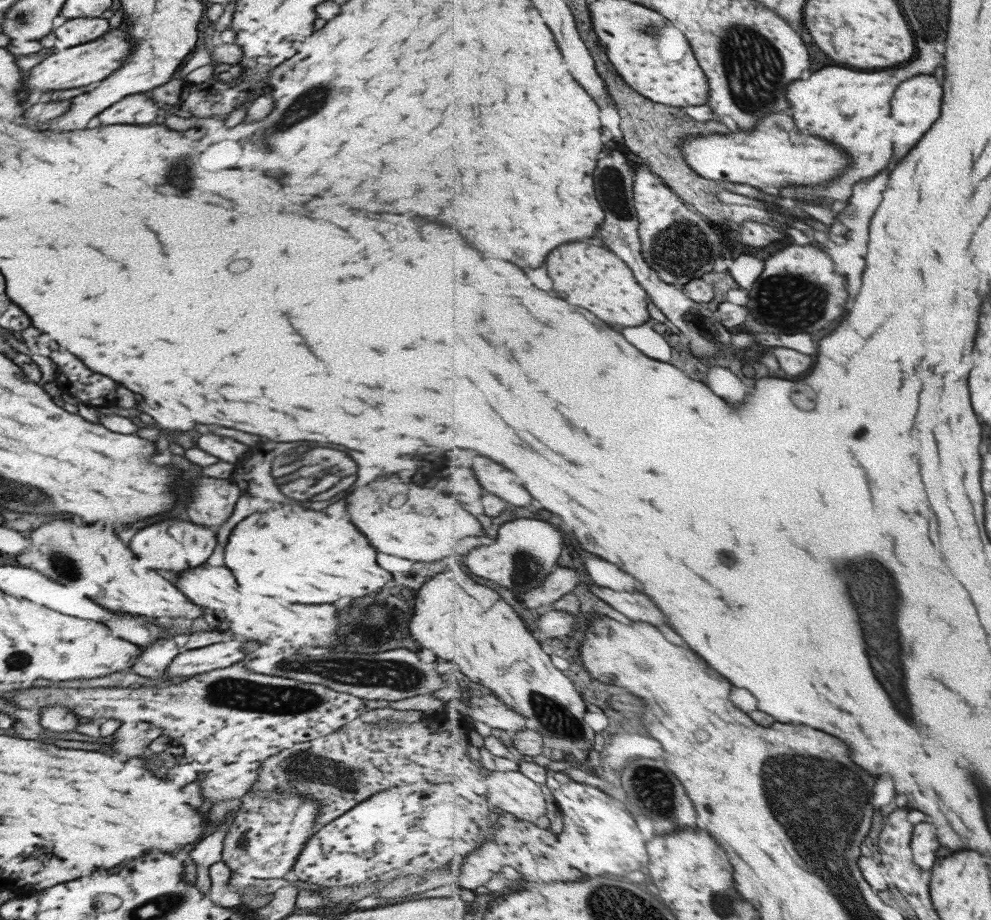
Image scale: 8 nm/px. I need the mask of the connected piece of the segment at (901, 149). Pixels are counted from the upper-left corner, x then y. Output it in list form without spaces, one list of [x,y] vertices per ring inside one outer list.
[[[930,74],[913,76],[897,86],[897,94],[891,100],[891,116],[899,122],[895,130],[895,156],[893,162],[889,162],[889,172],[893,172],[903,158],[911,152],[911,148],[921,140],[921,136],[931,130],[939,118],[941,118],[941,104],[943,104],[943,86],[941,82]]]

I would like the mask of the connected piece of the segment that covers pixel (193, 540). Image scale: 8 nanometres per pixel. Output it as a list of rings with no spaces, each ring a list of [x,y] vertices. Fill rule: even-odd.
[[[167,518],[167,520],[155,522],[151,526],[145,526],[129,542],[129,548],[135,554],[135,558],[145,560],[145,564],[151,570],[167,570],[167,572],[178,574],[176,577],[180,576],[181,570],[203,564],[207,560],[207,556],[211,554],[213,546],[215,546],[215,538],[209,528],[197,526],[191,522],[183,522],[177,518]]]

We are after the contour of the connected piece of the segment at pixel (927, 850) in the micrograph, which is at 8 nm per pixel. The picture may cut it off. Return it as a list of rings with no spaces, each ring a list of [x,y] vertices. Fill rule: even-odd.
[[[929,822],[917,824],[911,848],[915,864],[918,864],[923,870],[931,870],[940,859],[937,857],[937,852],[941,850],[941,842],[937,838],[937,828]]]

